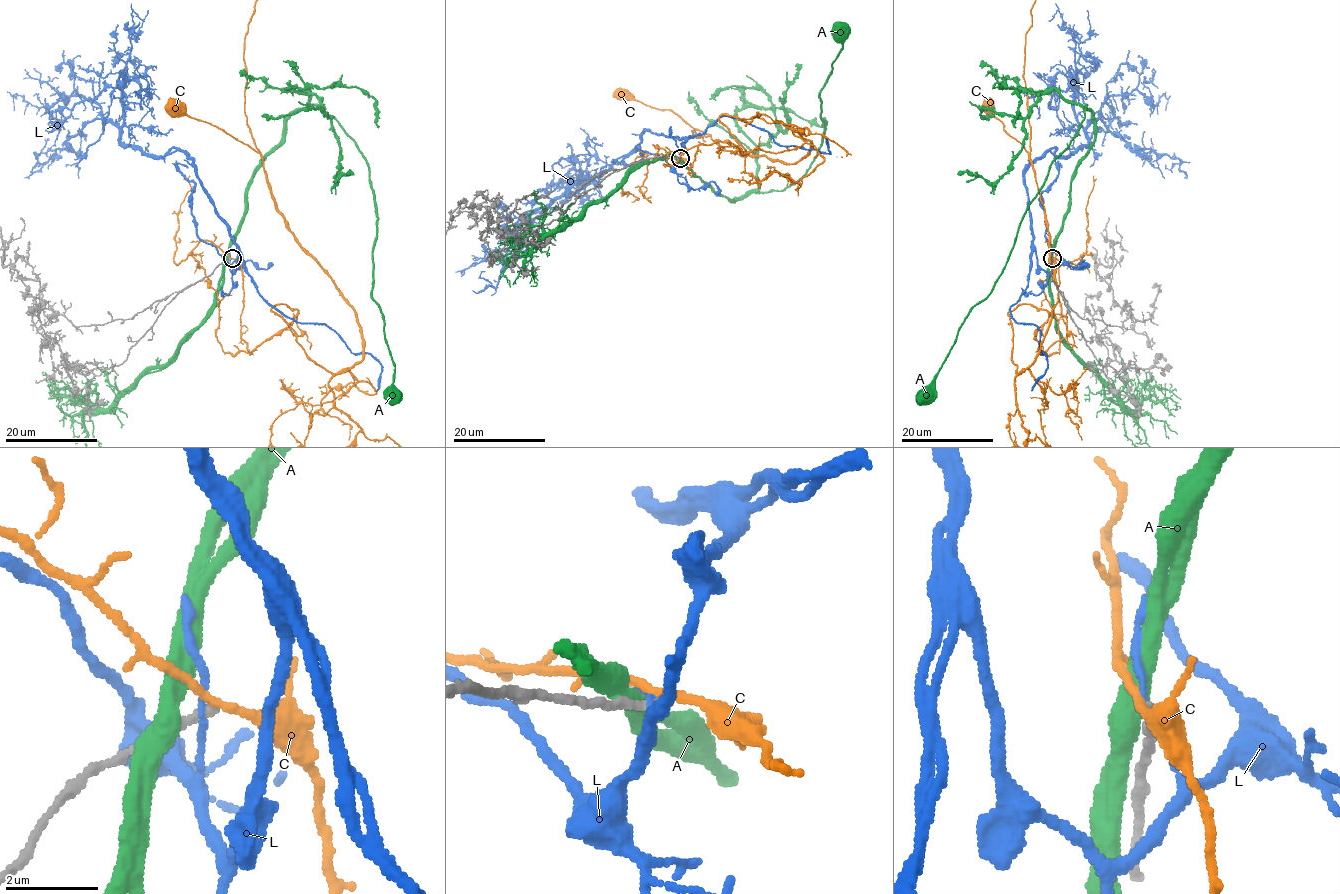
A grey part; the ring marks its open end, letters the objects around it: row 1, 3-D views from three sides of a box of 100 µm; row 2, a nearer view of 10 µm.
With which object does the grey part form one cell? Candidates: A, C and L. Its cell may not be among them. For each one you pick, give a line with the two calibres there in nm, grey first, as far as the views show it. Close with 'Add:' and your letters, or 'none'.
Add: none

